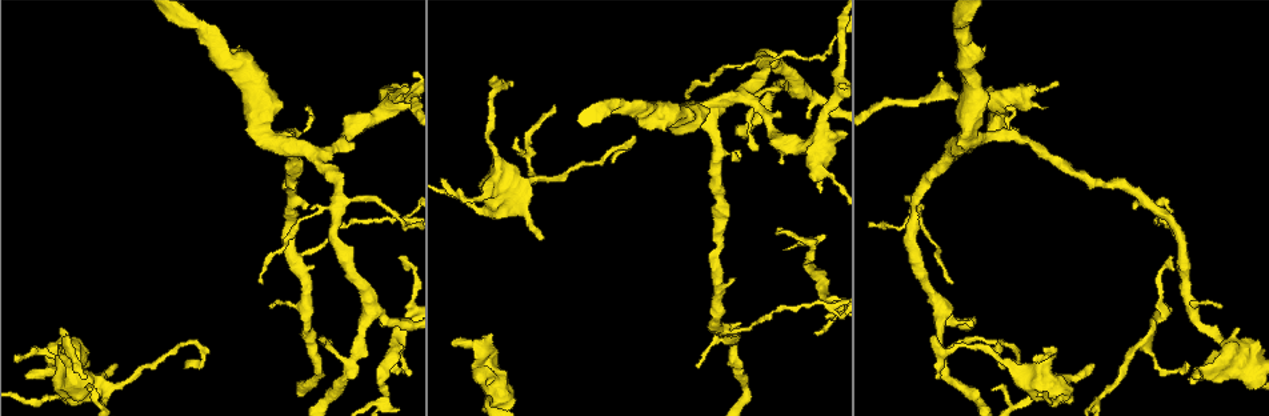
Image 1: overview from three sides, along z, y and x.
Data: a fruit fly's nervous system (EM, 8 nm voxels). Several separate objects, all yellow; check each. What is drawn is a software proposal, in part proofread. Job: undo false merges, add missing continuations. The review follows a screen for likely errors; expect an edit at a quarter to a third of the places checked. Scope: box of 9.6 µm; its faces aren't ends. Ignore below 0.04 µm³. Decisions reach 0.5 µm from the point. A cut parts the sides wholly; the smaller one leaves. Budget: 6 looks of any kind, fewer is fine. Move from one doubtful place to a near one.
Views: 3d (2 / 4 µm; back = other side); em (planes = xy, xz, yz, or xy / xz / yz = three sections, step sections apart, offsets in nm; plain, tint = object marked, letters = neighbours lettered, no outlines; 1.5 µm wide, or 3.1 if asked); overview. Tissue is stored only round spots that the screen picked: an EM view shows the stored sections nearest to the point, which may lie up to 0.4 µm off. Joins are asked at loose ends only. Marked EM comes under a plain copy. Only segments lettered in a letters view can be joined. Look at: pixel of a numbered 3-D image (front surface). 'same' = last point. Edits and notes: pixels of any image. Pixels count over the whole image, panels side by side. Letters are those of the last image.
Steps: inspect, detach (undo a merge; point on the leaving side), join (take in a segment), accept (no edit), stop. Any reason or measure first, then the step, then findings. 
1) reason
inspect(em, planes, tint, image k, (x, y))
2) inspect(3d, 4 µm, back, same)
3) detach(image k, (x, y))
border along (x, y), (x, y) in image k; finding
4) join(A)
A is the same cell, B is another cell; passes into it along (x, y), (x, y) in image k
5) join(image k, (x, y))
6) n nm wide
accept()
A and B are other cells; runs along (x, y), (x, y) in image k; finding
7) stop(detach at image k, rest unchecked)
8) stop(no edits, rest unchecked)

inspect(3d, 4 µm, image 1, (1199, 376))

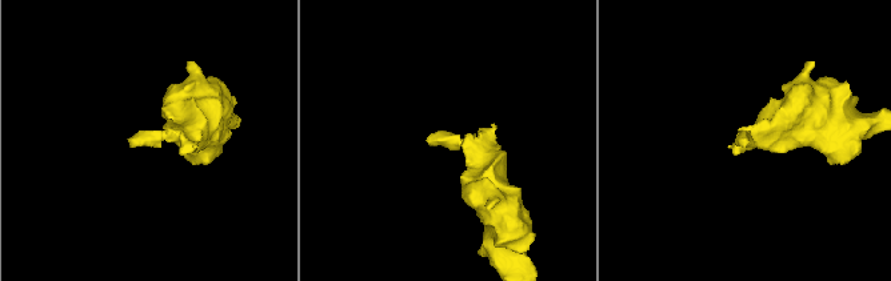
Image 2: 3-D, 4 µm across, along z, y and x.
now the EM
inspect(em, planes, letters, image 2, (128, 140))

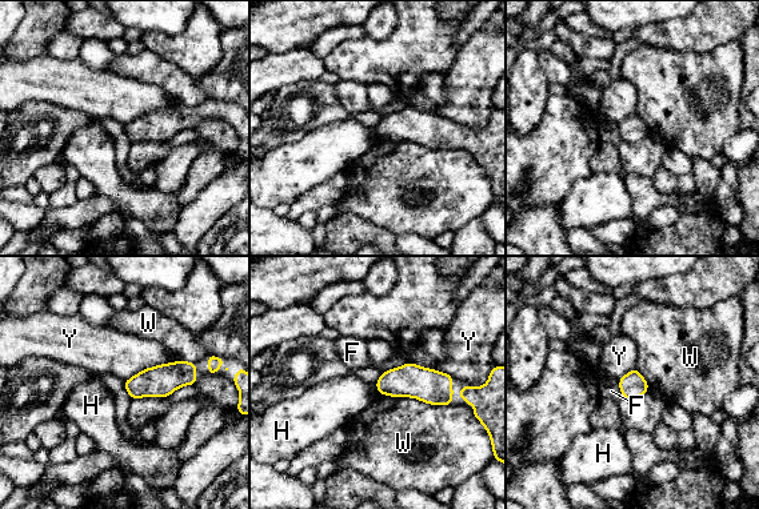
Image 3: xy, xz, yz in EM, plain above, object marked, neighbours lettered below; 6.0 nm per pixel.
W touches over 440 nm
accept()
F, H, W and Y are other cells; none of them fits

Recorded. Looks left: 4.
free end
inspect(em, planes, letters, image 1, (113, 365))

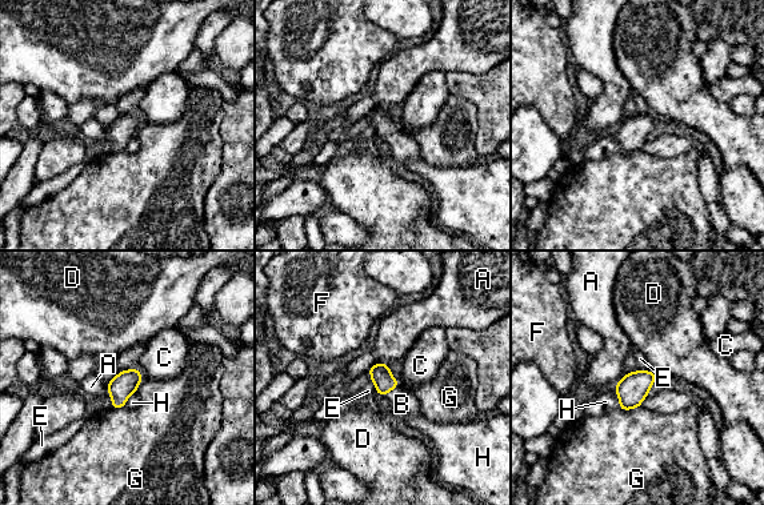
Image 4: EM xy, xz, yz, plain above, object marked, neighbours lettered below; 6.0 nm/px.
130 nm wide
join(B)
B is the same cell, A, C, D, E, F, G and H are other cells; passes into it along (380, 375), (391, 389), (402, 404) in image 4; it goes on there

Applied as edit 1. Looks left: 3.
branch stops here
inspect(em, planes, letters, image 1, (821, 192))

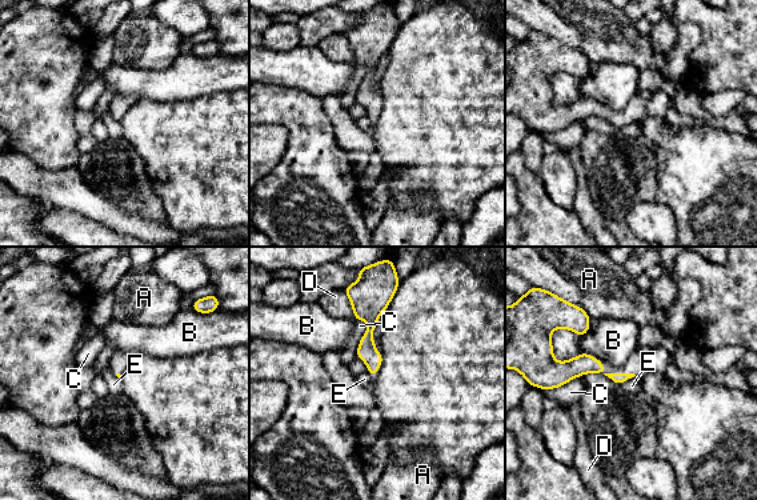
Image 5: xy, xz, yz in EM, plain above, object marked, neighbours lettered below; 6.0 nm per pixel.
accept()
A, B, C, D and E are other cells; border along (633, 376), (619, 386) in image 5; none of them fits

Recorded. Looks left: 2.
stop(join at image 4, rest unchecked)

